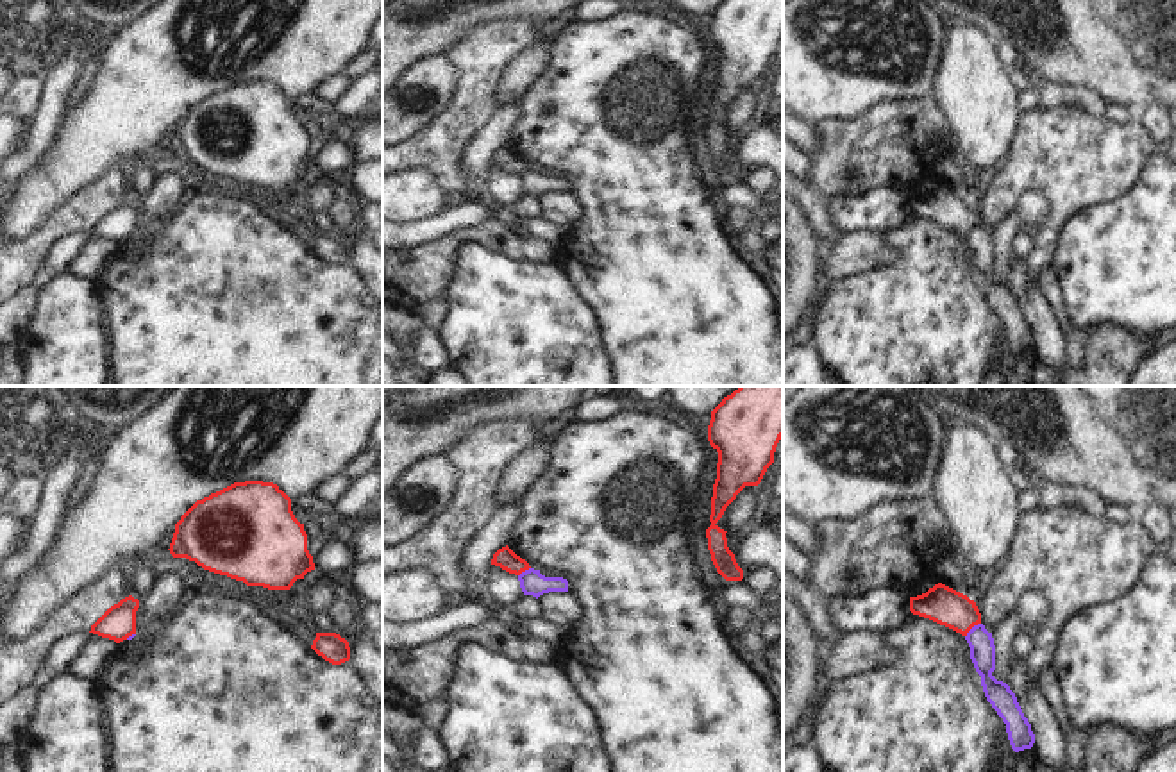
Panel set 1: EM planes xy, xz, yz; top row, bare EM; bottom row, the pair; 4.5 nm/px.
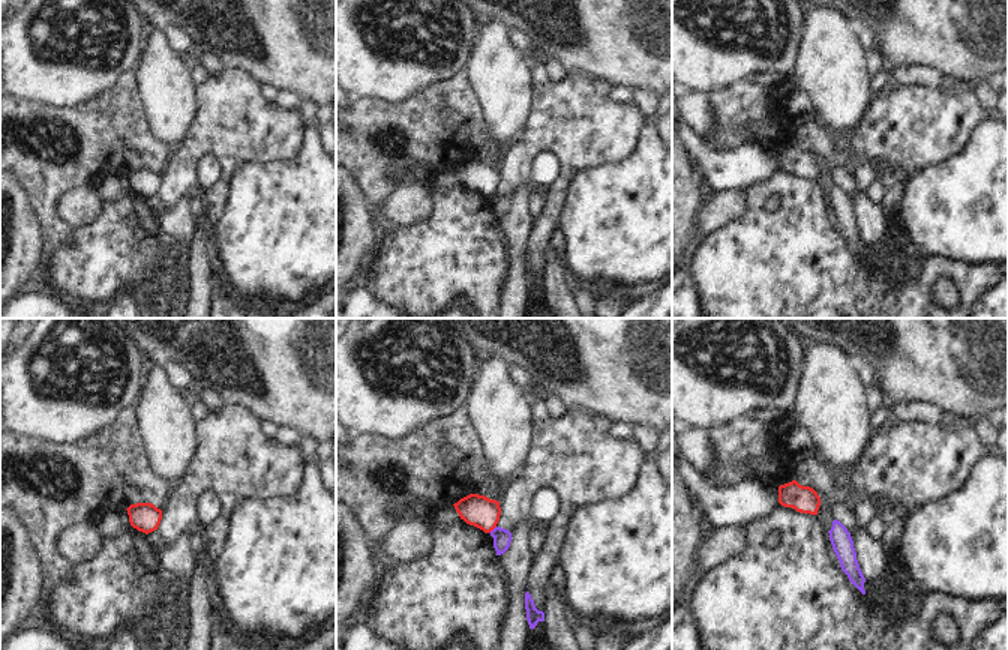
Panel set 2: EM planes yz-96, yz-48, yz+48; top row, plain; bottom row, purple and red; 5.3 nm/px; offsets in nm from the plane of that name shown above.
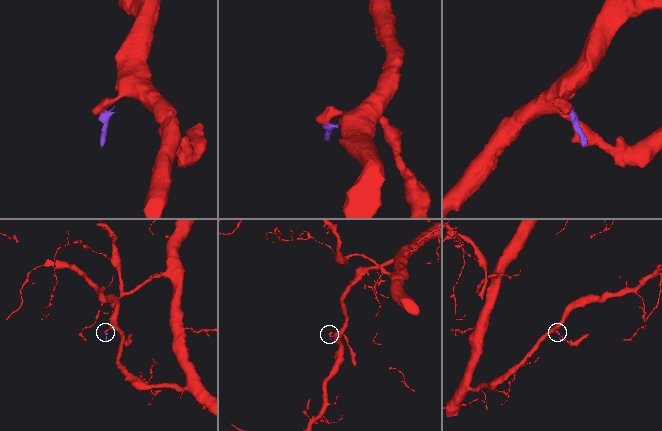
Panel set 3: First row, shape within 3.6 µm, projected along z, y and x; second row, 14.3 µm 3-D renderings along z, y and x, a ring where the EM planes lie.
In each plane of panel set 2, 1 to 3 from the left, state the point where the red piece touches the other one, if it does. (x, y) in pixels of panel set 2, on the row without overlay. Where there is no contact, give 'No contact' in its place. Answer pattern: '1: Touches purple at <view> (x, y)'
1: No contact
2: Touches purple at yz-48 (494, 192)
3: No contact

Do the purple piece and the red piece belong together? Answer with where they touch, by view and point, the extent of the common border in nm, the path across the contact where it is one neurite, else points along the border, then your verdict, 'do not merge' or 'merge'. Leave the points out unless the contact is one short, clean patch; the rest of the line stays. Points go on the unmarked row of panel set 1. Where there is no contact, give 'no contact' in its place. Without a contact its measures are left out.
contact yz (971, 229); length 100 nm; border yz (980, 222), (966, 236); do not merge

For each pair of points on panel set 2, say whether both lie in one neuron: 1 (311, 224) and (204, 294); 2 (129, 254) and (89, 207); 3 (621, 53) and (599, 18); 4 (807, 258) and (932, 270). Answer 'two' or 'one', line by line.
1: two
2: two
3: one
4: one

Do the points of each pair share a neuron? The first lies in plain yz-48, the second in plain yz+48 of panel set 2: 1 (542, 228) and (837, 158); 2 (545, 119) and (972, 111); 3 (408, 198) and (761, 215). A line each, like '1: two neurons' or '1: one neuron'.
1: two neurons
2: one neuron
3: two neurons

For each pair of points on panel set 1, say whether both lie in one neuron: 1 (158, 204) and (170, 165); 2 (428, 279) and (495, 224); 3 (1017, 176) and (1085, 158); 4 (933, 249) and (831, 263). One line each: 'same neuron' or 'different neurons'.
1: same neuron
2: same neuron
3: same neuron
4: different neurons

